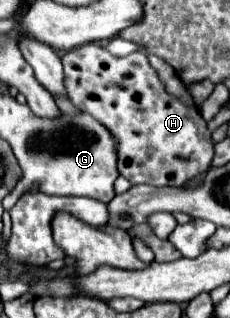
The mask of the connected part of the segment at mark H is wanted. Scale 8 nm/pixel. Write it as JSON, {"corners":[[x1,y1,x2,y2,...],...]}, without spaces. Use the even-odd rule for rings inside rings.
{"corners":[[88,43,68,51,62,57,62,65,68,99,82,113,98,117,98,121,104,123,106,129,116,137,118,173,126,177,132,185,148,183,156,187,182,187,194,177,208,171,214,157,214,143,206,127,206,121,202,119,196,105,186,105,166,91,166,85,160,81,156,69,148,63,148,57,142,51,130,53,128,57,114,57,106,47,98,43]]}

